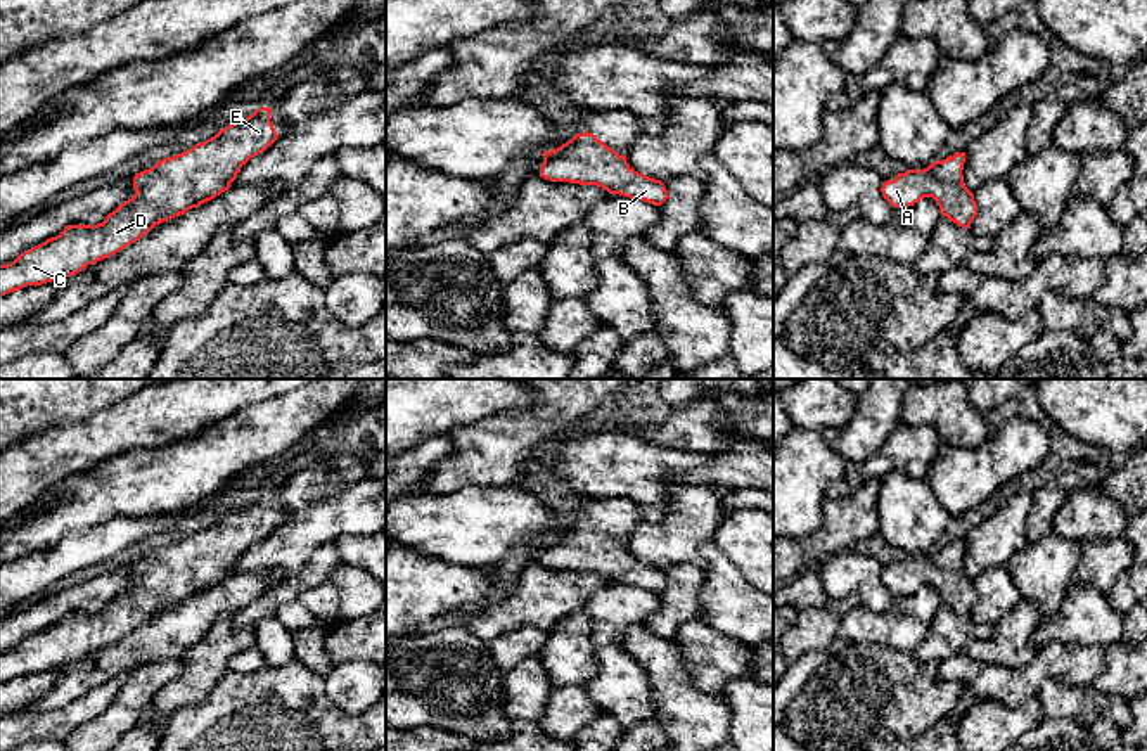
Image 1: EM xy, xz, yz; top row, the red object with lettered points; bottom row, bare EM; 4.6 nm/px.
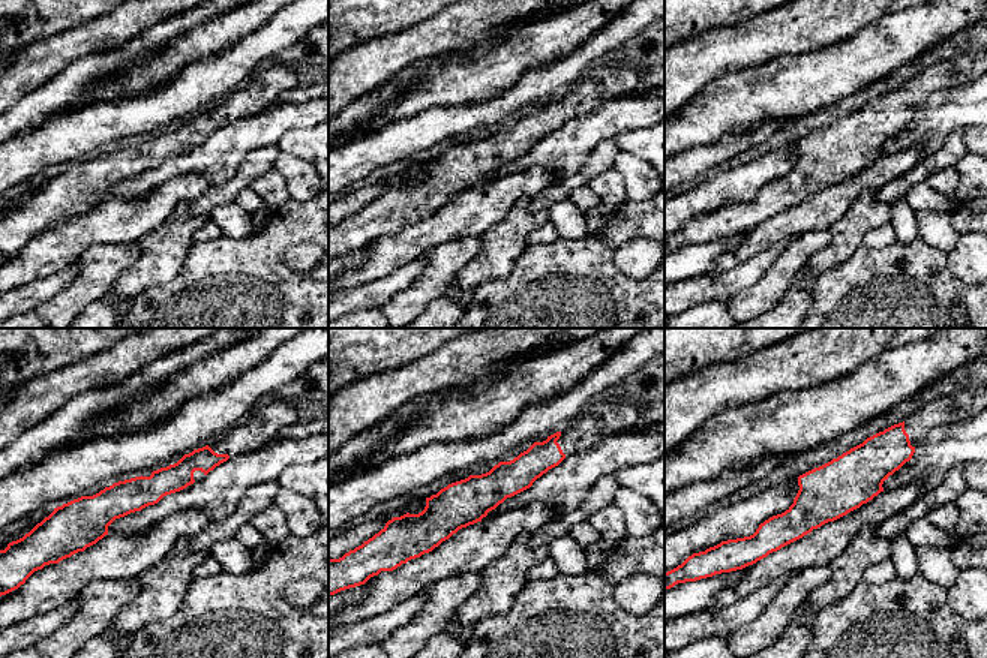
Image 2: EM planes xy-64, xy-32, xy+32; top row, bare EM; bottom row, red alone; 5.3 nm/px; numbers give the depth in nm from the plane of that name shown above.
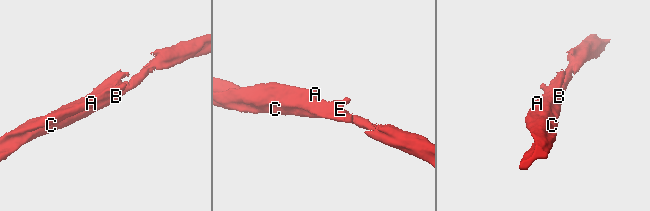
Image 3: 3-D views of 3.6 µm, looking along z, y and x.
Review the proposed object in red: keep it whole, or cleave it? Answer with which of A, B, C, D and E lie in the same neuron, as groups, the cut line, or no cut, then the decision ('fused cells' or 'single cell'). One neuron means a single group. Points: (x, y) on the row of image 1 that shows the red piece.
A B C D E | no cut | single cell

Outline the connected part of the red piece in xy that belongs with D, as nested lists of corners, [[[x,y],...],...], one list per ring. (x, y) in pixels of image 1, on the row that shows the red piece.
[[[260,107],[246,119],[225,126],[215,137],[137,173],[133,177],[133,197],[121,202],[102,223],[67,225],[59,235],[21,253],[14,261],[0,265],[0,298],[26,286],[42,286],[76,275],[88,265],[95,265],[137,242],[156,225],[199,208],[228,190],[239,170],[279,138],[270,112],[272,107]]]

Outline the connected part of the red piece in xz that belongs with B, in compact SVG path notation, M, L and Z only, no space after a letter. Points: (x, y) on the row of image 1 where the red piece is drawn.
M574 133L571 140L545 154L540 177L550 182L597 185L609 194L640 199L661 206L668 190L661 180L635 171L626 156L619 156L593 133Z

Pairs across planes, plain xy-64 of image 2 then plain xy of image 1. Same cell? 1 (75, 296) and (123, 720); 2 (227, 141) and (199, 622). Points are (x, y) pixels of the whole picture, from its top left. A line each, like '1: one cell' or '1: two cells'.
1: one cell
2: two cells

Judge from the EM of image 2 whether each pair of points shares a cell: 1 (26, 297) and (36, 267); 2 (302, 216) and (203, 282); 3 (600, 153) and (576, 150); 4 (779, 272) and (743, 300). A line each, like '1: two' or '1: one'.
1: two
2: one
3: two
4: one

